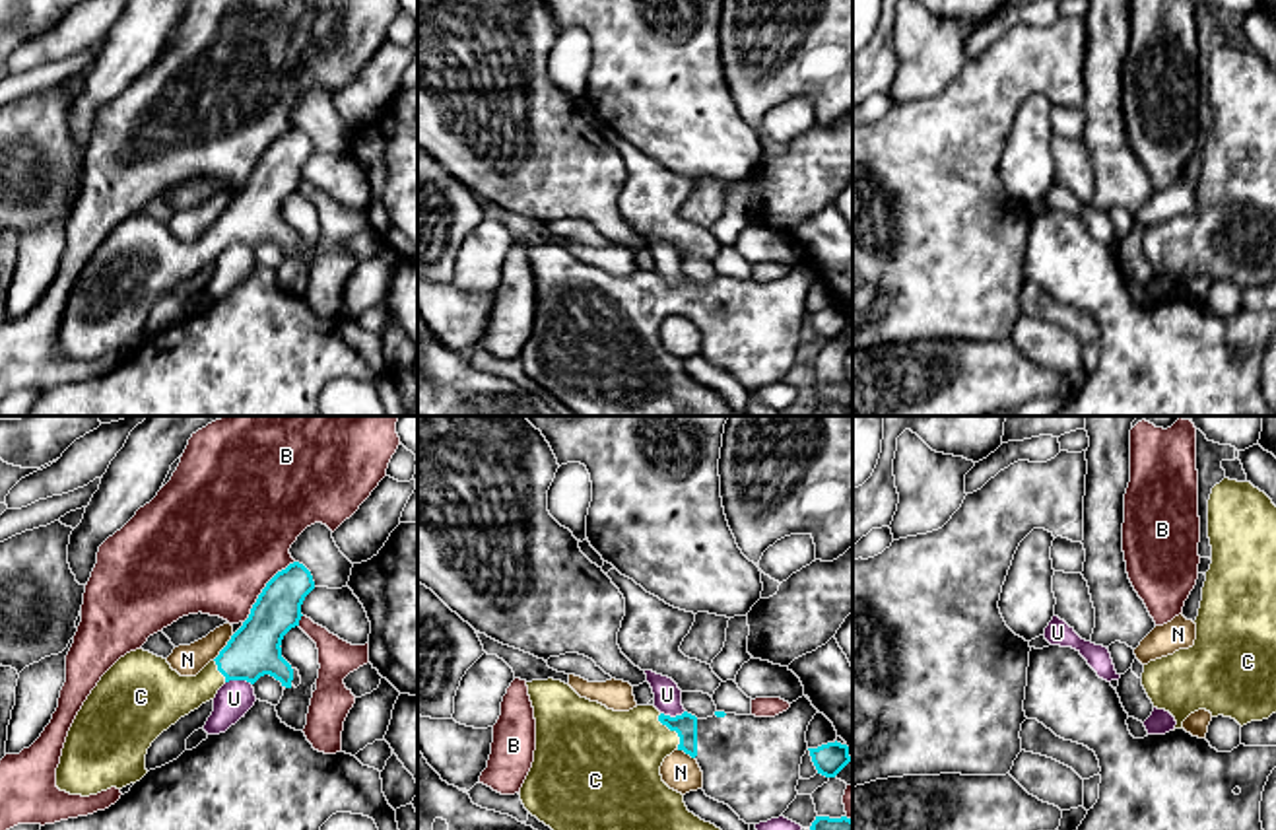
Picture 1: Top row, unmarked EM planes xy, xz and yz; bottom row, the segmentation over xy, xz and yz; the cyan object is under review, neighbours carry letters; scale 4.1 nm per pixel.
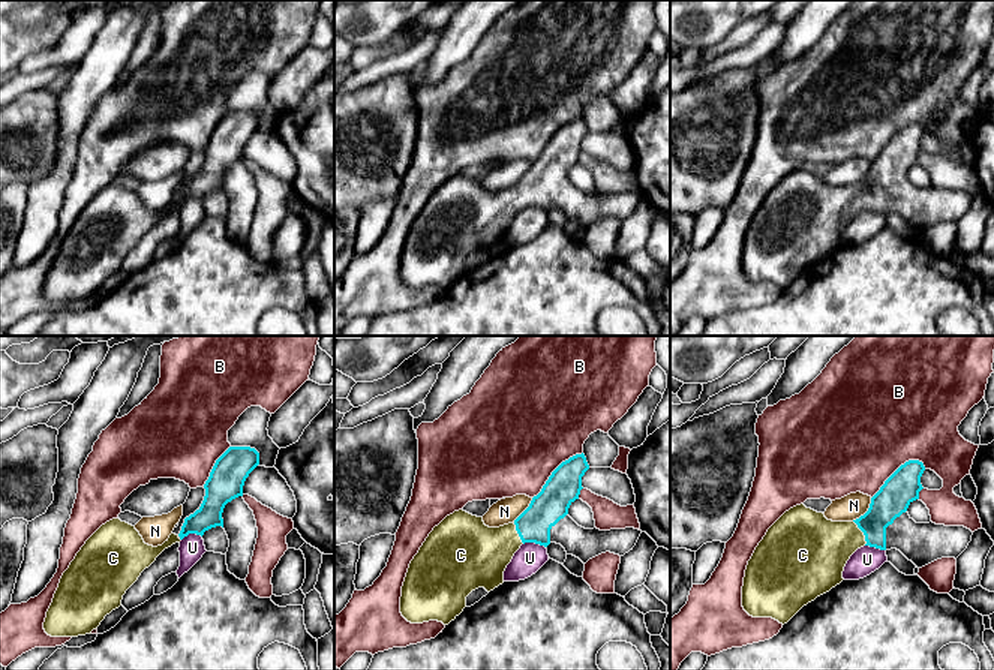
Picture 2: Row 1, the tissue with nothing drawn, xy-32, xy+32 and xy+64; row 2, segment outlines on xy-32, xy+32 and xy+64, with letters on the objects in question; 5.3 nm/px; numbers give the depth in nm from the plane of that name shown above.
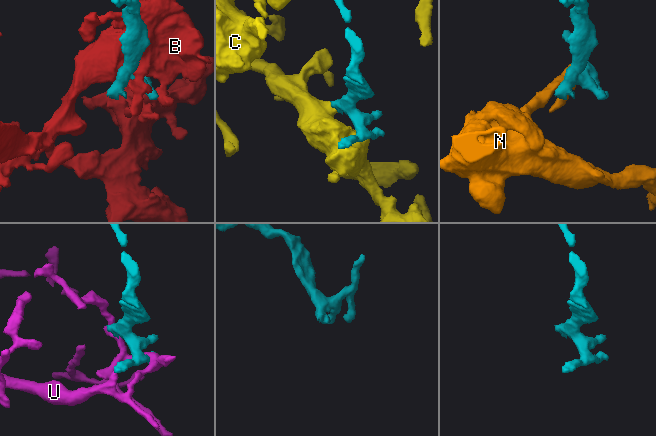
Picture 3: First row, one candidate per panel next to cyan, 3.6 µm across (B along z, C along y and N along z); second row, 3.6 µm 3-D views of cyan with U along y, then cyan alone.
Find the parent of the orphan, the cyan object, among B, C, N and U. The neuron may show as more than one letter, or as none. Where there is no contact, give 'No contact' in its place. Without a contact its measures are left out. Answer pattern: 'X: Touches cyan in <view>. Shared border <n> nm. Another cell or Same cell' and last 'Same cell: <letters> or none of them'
B: Touches cyan in xy. Shared border 340 nm. Another cell
C: Touches cyan in xz. Shared border 170 nm. Same cell
N: Touches cyan in xy. Shared border 140 nm. Another cell
U: Touches cyan in xy. Shared border 110 nm. Another cell
Same cell: C

